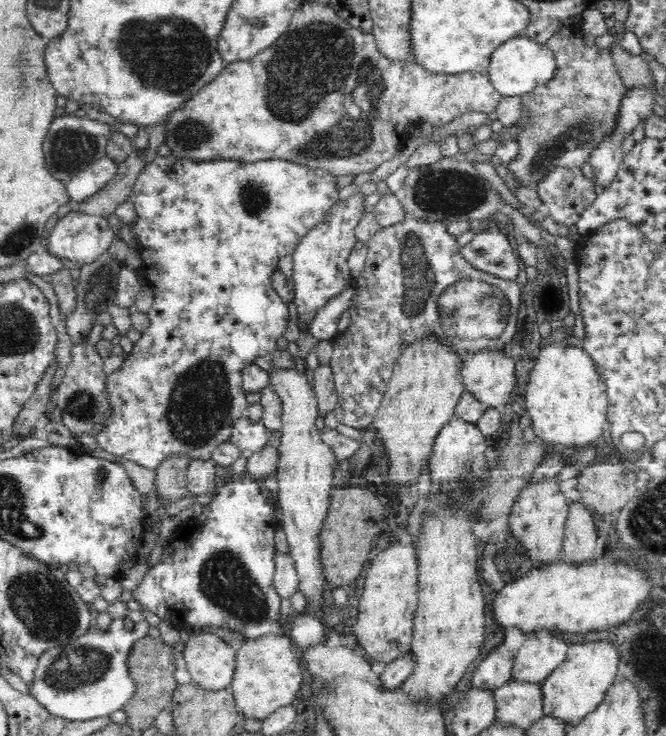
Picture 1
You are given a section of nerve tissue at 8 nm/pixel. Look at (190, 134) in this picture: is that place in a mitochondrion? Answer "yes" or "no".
yes

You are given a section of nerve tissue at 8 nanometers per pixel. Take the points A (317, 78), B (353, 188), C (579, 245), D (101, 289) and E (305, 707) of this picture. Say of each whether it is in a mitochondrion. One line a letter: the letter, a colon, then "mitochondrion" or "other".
A: mitochondrion
B: other
C: other
D: mitochondrion
E: other

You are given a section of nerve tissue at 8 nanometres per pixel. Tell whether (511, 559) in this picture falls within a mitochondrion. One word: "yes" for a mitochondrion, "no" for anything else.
yes

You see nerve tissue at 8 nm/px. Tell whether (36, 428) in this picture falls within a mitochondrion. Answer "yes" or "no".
no

